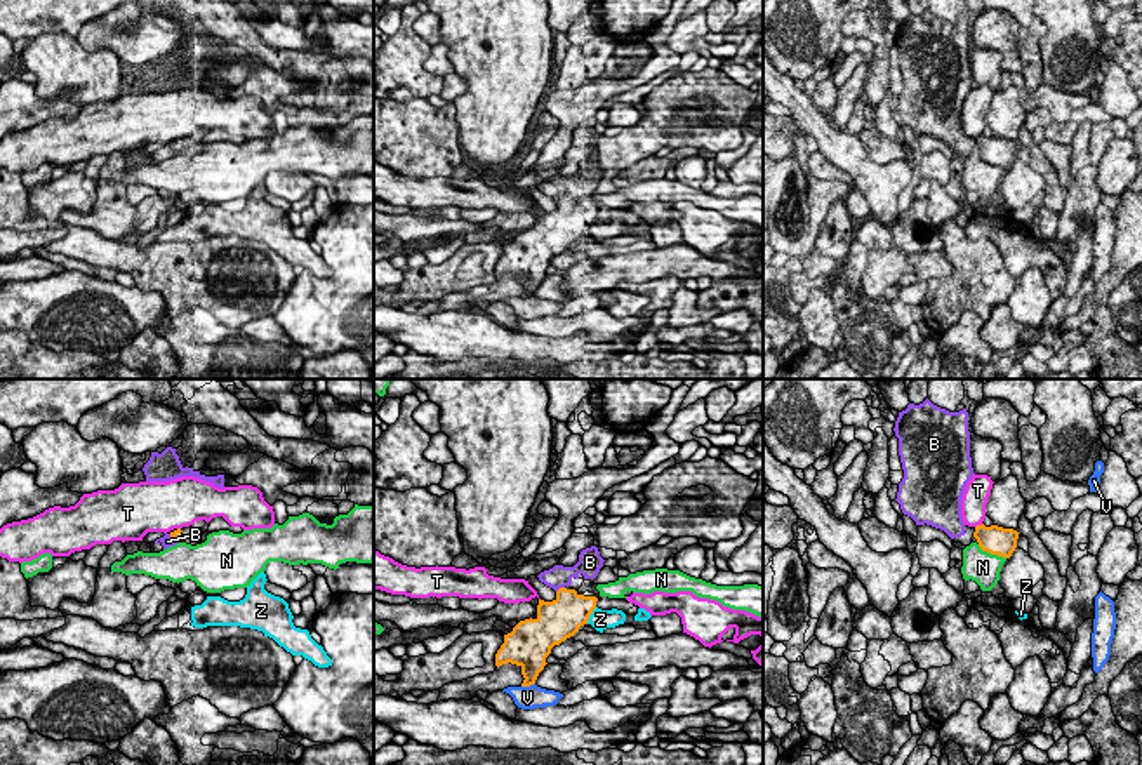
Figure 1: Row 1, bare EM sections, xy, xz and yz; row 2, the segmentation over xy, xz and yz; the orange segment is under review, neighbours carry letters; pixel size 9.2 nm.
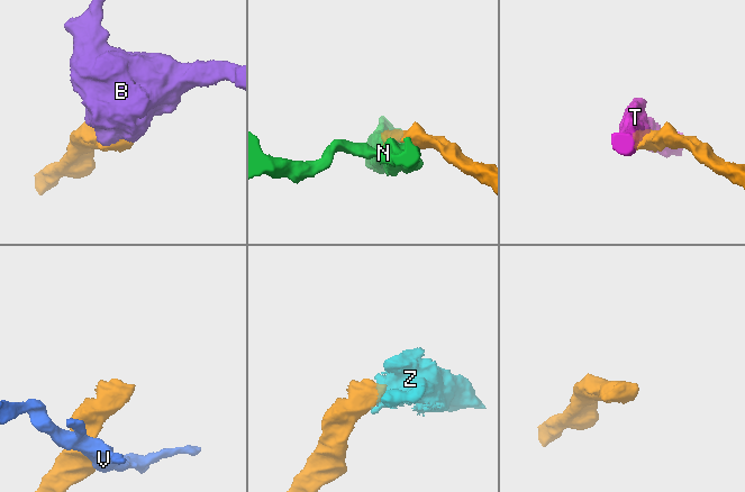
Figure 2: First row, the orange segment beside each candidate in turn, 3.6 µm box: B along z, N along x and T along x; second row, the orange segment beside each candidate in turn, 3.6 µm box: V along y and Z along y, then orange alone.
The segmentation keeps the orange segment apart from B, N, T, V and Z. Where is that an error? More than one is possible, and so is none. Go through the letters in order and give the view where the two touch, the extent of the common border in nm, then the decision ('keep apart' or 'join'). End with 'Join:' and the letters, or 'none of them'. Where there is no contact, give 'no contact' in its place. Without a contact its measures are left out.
B: xz | 100 nm | join
N: yz | 300 nm | keep apart
T: yz | 90 nm | keep apart
V: xz | 140 nm | keep apart
Z: xz | 190 nm | keep apart
Join: B

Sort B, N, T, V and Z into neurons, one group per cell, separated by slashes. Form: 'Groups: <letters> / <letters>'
Groups: B / N / T / V / Z

